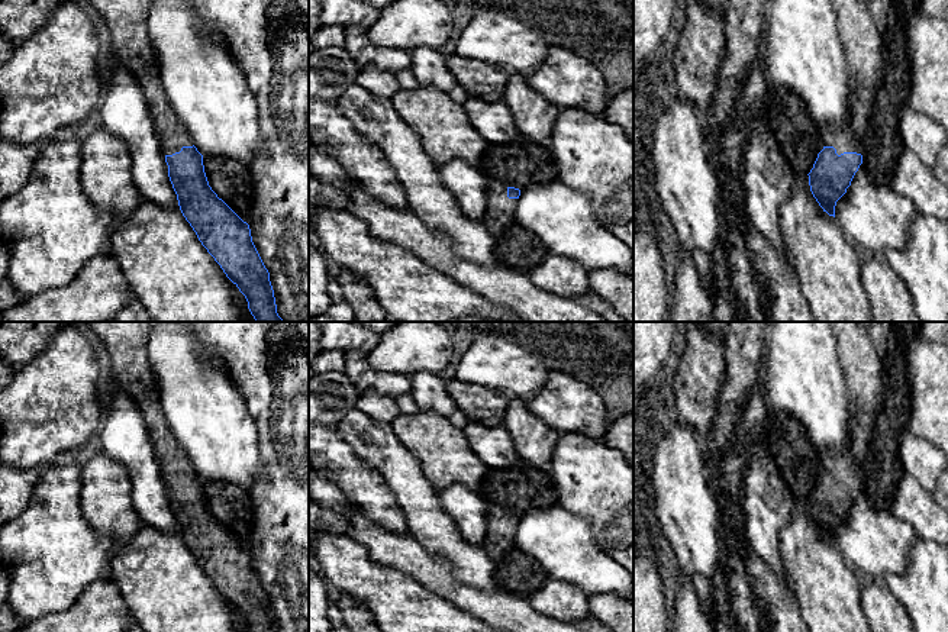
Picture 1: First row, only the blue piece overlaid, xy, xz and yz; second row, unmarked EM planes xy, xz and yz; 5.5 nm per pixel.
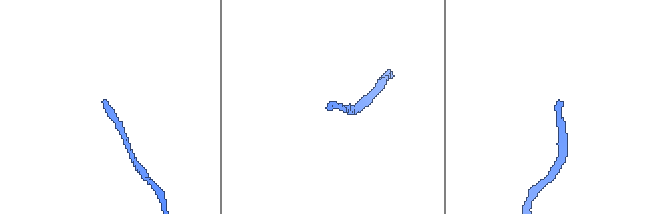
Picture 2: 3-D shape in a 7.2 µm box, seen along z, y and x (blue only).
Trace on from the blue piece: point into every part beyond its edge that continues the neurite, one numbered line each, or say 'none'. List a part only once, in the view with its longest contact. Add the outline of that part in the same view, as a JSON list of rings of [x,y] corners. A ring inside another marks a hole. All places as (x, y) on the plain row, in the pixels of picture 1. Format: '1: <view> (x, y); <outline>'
1: yz (858, 360); [[[832,322],[836,339],[836,357],[839,368],[848,388],[849,409],[849,446],[842,451],[820,451],[823,471],[833,471],[836,478],[857,477],[864,478],[864,462],[871,442],[877,416],[881,412],[881,399],[884,396],[884,370],[877,346],[870,338],[868,329],[858,322]]]

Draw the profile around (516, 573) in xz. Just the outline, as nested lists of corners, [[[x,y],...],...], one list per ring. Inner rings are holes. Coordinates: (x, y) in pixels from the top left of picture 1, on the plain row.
[[[519,548],[496,560],[494,581],[504,593],[531,599],[548,580],[541,564]]]

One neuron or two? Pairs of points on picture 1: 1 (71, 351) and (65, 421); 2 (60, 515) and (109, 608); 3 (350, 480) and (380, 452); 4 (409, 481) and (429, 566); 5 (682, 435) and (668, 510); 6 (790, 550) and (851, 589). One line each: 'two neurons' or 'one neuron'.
1: one neuron
2: two neurons
3: two neurons
4: two neurons
5: one neuron
6: one neuron

